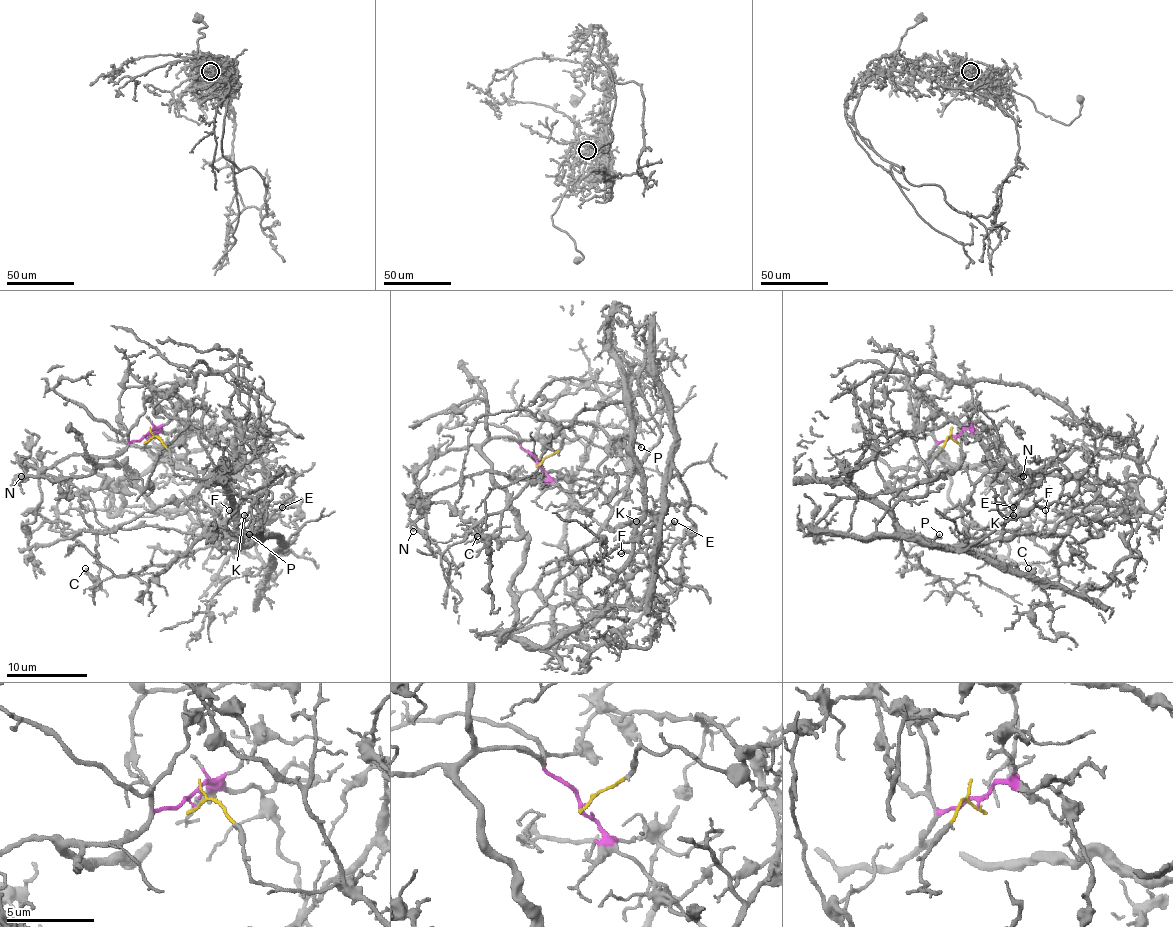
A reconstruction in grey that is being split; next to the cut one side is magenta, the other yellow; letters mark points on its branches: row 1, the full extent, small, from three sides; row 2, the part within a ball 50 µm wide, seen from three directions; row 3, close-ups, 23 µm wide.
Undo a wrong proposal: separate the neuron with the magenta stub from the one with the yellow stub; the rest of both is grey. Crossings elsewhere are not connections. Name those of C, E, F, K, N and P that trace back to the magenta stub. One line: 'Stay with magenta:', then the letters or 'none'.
Stay with magenta: C, N

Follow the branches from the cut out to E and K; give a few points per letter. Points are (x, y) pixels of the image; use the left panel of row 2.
E: (147, 439), (168, 451), (174, 471), (218, 475), (244, 499), (240, 543), (248, 545), (262, 511), (282, 507)
K: (147, 439), (168, 451), (174, 471), (218, 475), (244, 499), (236, 529), (248, 545), (258, 517), (244, 515)

